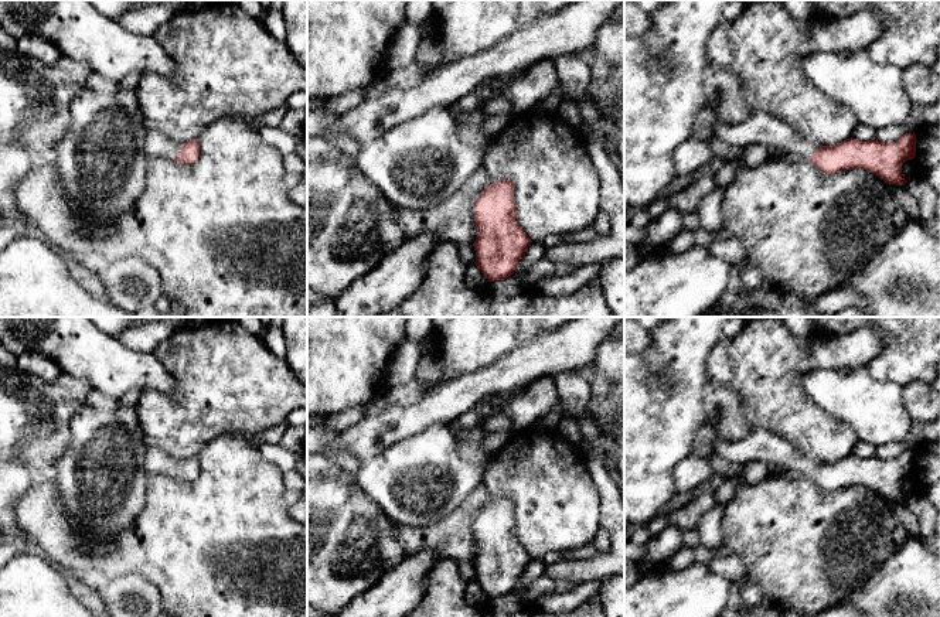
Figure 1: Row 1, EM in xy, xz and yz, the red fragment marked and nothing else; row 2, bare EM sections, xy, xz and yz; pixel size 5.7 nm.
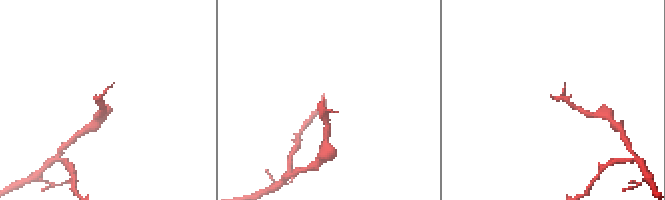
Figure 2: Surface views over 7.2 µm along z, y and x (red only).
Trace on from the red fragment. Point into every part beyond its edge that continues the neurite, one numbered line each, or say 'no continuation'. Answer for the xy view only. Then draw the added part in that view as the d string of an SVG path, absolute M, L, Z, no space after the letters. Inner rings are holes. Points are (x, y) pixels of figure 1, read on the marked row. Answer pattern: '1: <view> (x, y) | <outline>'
1: xy (157, 145) | M147 129L144 150L150 157L174 160L181 149L181 143L168 139L159 129Z

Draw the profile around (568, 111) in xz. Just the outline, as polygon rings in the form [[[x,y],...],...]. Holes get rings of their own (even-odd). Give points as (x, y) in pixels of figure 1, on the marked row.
[[[562,100],[555,113],[566,120],[575,130],[585,132],[585,123],[575,102]]]

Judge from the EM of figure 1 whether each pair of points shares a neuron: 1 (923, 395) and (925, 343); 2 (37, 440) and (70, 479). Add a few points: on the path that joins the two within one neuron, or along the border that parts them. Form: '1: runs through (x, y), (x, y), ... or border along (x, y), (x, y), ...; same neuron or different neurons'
1: border along (925, 381), (910, 381), (903, 387); different neurons
2: border along (71, 432), (71, 443), (54, 464), (53, 481); different neurons

